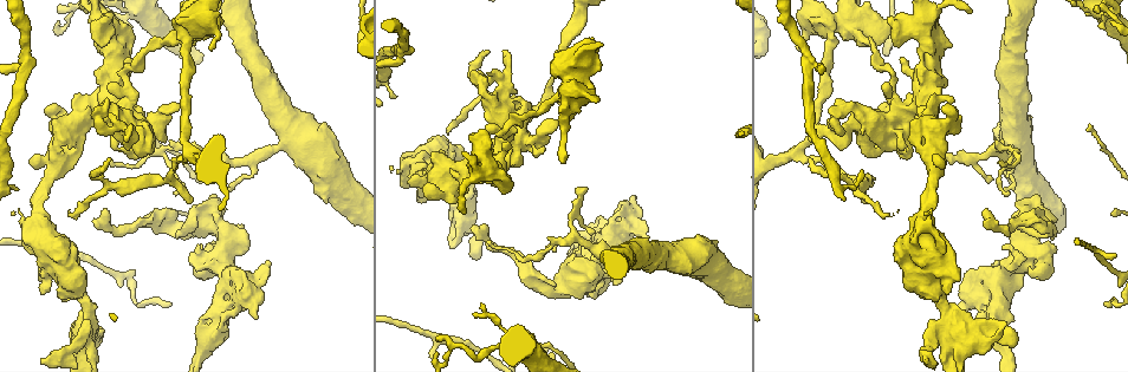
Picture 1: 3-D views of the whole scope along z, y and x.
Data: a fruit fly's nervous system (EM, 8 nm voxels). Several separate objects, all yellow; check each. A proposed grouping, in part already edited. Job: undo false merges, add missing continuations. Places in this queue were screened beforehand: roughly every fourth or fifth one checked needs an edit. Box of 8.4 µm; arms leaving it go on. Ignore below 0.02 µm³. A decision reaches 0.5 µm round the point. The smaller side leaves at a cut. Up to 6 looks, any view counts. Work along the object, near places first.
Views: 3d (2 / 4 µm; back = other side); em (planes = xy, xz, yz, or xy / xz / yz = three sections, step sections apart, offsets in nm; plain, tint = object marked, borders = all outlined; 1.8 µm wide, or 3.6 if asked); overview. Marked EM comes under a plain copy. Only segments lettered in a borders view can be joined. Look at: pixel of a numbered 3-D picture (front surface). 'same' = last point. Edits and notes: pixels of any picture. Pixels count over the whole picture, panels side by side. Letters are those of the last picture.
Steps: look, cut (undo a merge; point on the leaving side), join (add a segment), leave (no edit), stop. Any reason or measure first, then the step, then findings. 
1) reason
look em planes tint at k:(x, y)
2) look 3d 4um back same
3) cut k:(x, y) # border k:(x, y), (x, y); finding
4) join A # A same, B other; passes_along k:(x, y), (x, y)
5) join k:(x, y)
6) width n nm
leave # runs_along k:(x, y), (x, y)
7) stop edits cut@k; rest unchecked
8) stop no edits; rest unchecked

abrupt turn
look 3d 2um at 1:(571, 76)

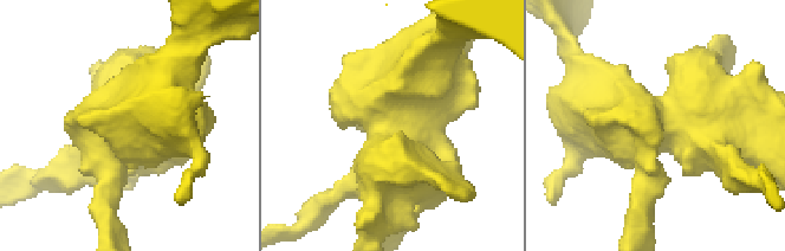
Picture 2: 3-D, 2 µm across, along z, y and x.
look em planes borders at 2:(389, 128)

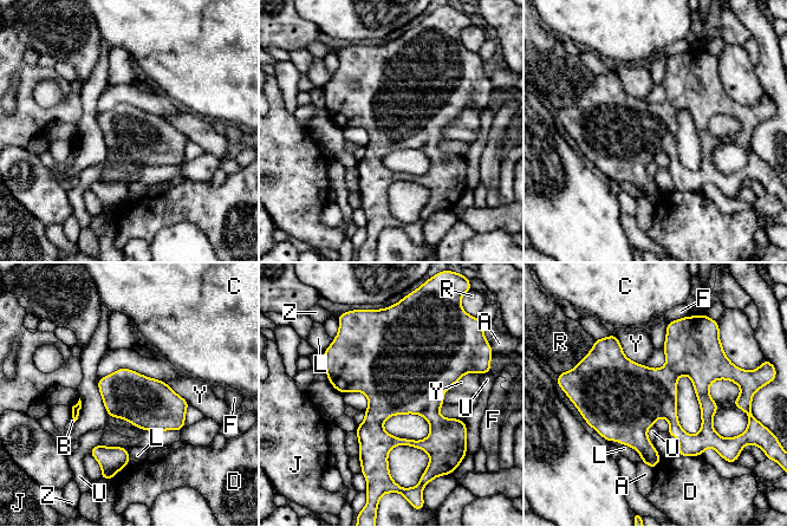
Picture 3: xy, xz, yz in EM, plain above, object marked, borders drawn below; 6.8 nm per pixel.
leave # A other, B other, C other, D other, F other, J other, L other, R other, U other, Y other, Z other; continuous, no second neuron

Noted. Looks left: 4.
free end
look 3d 2um at 1:(124, 136)

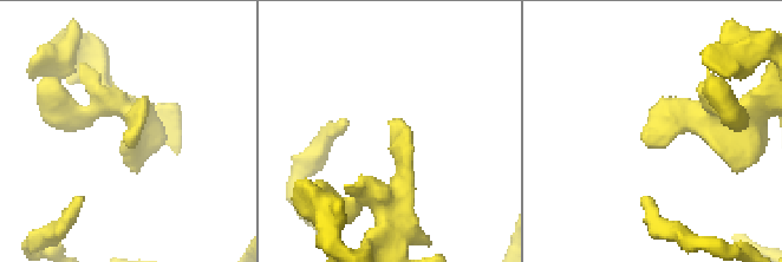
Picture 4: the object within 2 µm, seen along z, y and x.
need the tissue
look em planes tint at 4:(643, 139)

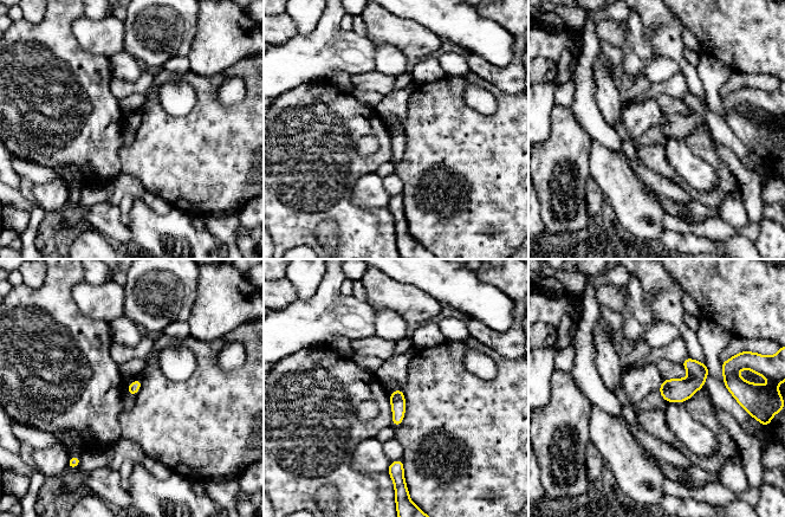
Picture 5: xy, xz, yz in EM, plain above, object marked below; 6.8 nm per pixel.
look em planes borders same

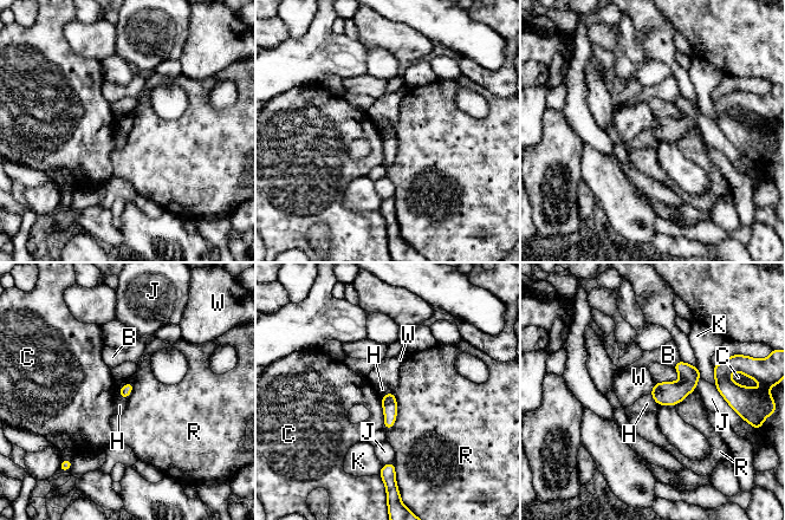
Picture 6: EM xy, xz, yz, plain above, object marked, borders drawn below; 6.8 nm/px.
leave # B other, C other, H other, J other, K other, R other, W other; border 6:(650, 394), (659, 405); none of them fits

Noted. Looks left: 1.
stop no edits; rest unchecked

